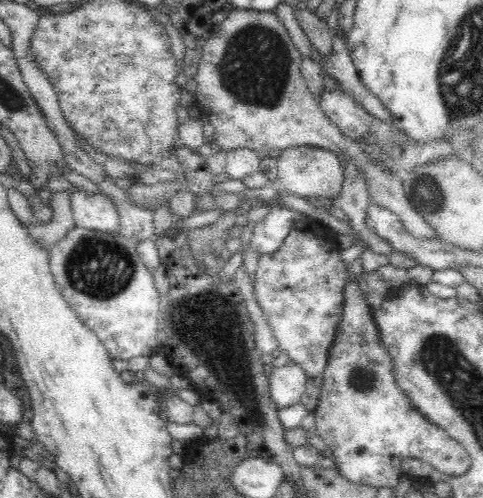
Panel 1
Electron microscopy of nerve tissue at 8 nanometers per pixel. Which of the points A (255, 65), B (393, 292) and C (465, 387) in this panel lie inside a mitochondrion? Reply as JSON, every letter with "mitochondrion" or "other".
{"A":"mitochondrion","B":"other","C":"mitochondrion"}

